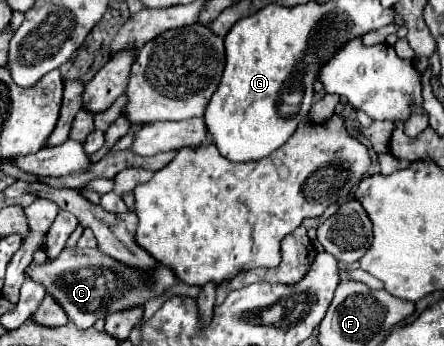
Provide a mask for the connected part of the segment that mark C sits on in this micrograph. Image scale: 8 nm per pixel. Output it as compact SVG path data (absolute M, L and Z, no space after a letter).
M65 247L55 259L47 259L45 263L31 261L31 265L25 269L25 277L31 277L35 283L43 285L47 295L51 295L63 307L69 321L73 321L79 329L89 329L99 317L105 317L107 311L121 311L123 307L135 307L153 297L159 297L167 287L177 283L175 275L171 275L171 271L167 271L167 267L157 265L155 271L151 271L151 275L143 275L141 271L131 271L131 269L123 267L121 263L115 263L115 259L111 259L109 255L103 255L99 249L73 251L73 247Z

